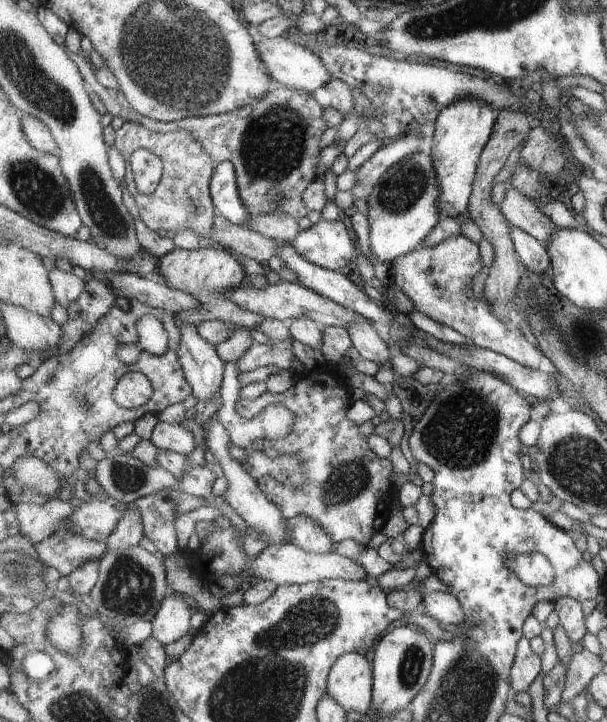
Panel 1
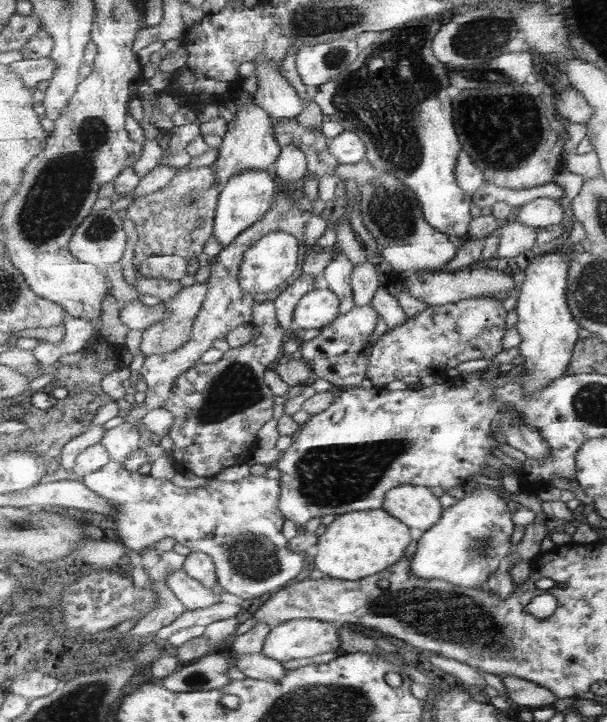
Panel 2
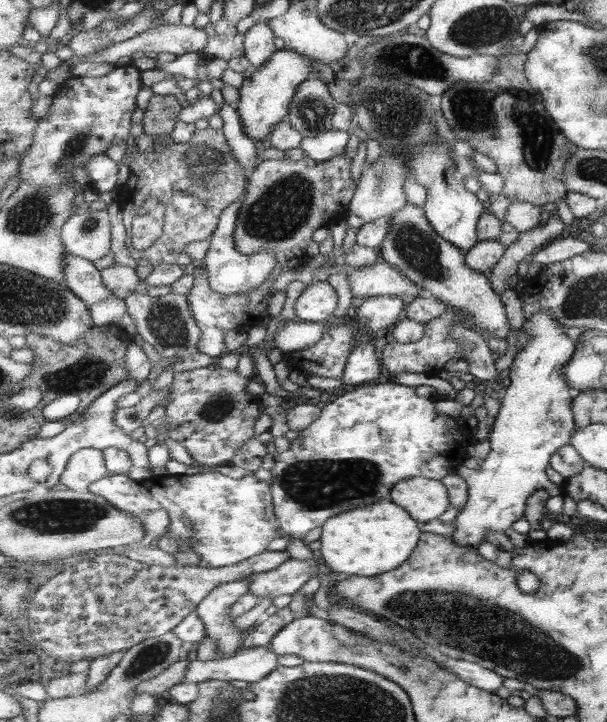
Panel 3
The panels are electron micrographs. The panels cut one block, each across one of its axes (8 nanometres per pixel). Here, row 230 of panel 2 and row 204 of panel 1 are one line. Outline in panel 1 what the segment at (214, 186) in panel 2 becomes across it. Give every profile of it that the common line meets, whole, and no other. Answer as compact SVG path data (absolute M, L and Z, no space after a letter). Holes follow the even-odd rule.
M125 121L123 127L116 132L115 147L122 154L127 173L124 177L126 187L134 197L139 209L140 218L154 232L164 230L178 233L190 228L201 237L211 236L215 226L215 216L218 216L211 195L211 182L217 170L213 156L205 153L200 137L191 130L177 132L153 132L143 124ZM138 149L148 149L163 158L164 174L157 190L152 194L142 194L138 191L133 172L129 170L132 155Z

